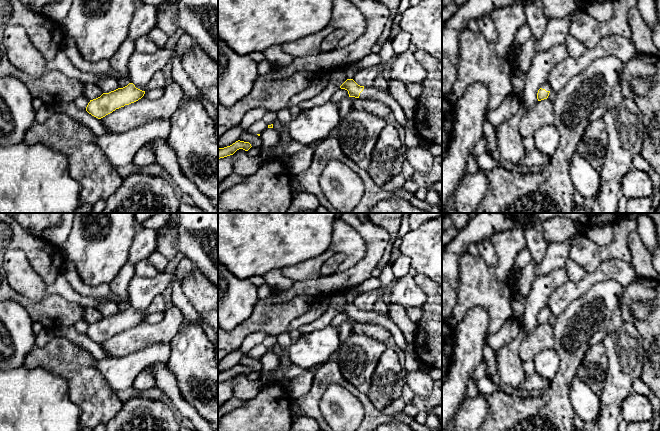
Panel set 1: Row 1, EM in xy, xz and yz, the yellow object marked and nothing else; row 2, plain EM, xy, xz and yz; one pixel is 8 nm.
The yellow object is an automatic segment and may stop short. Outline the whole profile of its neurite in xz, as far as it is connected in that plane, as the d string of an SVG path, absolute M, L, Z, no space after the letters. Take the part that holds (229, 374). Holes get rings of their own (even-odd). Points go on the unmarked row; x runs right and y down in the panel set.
M238 364L230 370L218 372L218 383L233 379L239 373L248 375L251 371L252 370L249 366Z

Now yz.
M545 306L540 311L540 313L538 314L538 317L537 317L537 323L538 323L538 325L547 323L551 314L552 314L551 313L551 309L548 306Z

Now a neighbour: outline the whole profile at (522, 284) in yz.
M531 260L520 272L514 283L515 296L526 297L535 276L535 262Z

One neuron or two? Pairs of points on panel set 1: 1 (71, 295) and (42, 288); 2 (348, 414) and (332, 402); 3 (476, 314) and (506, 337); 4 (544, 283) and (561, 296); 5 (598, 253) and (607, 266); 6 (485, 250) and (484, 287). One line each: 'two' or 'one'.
1: one
2: one
3: two
4: two
5: two
6: two

